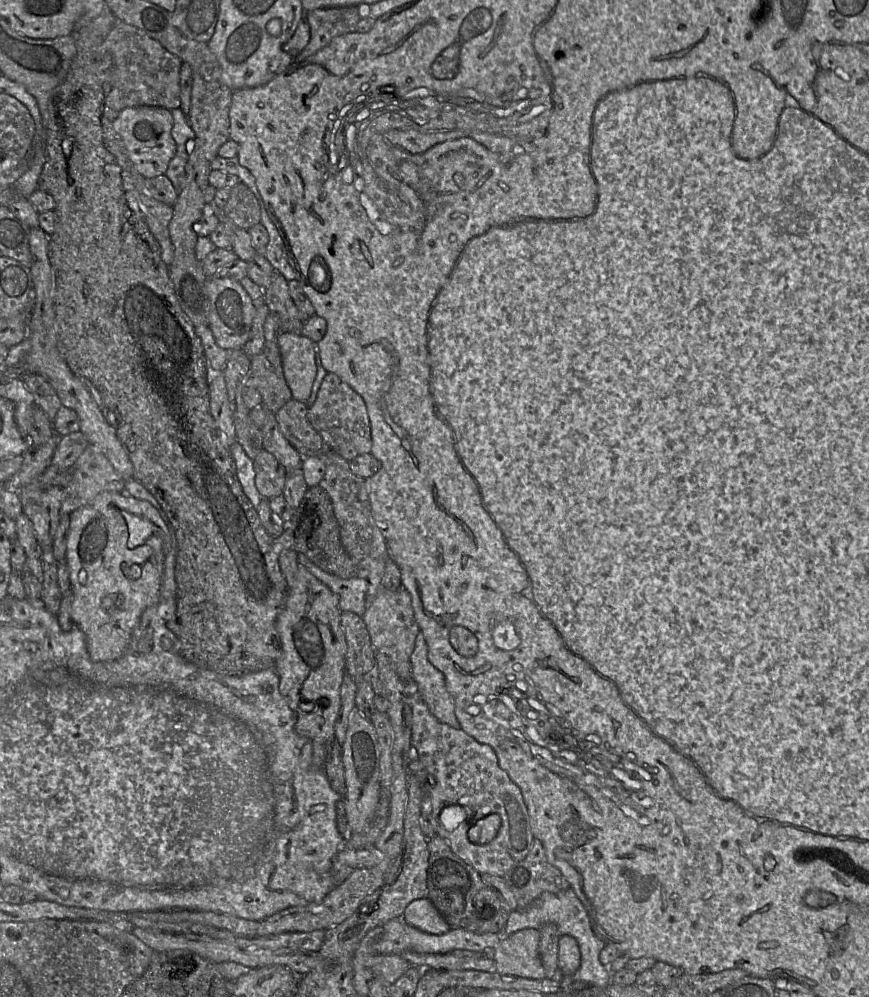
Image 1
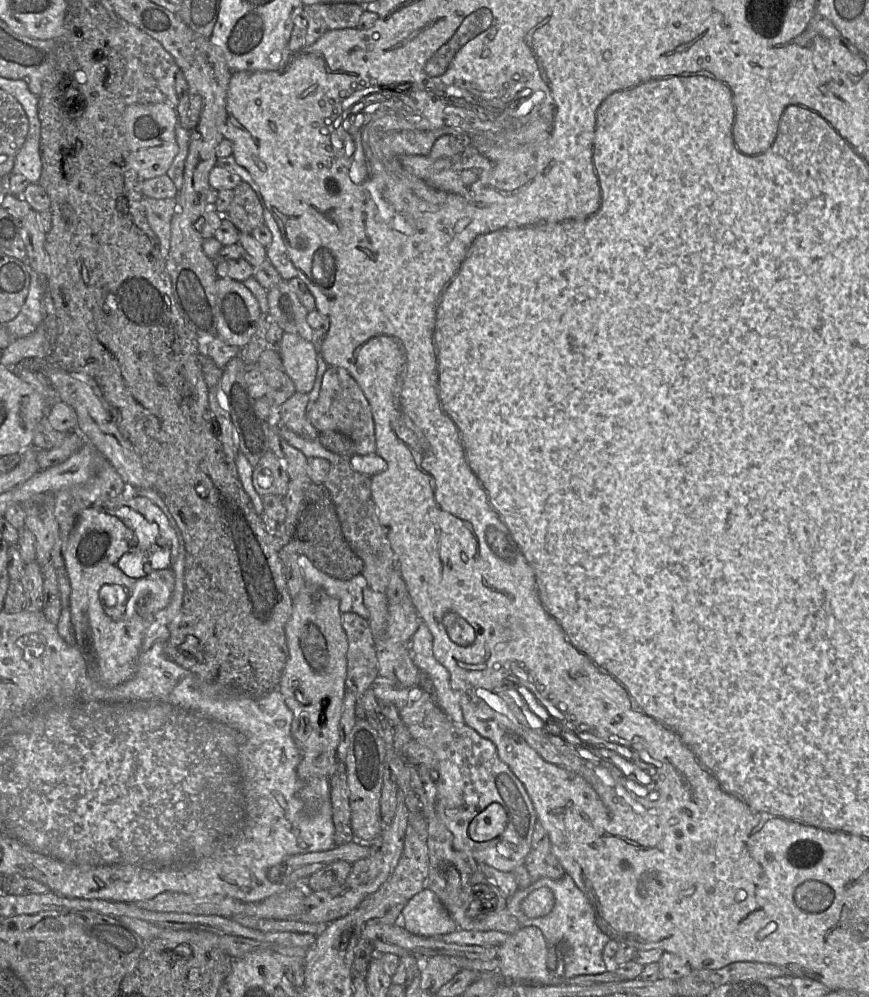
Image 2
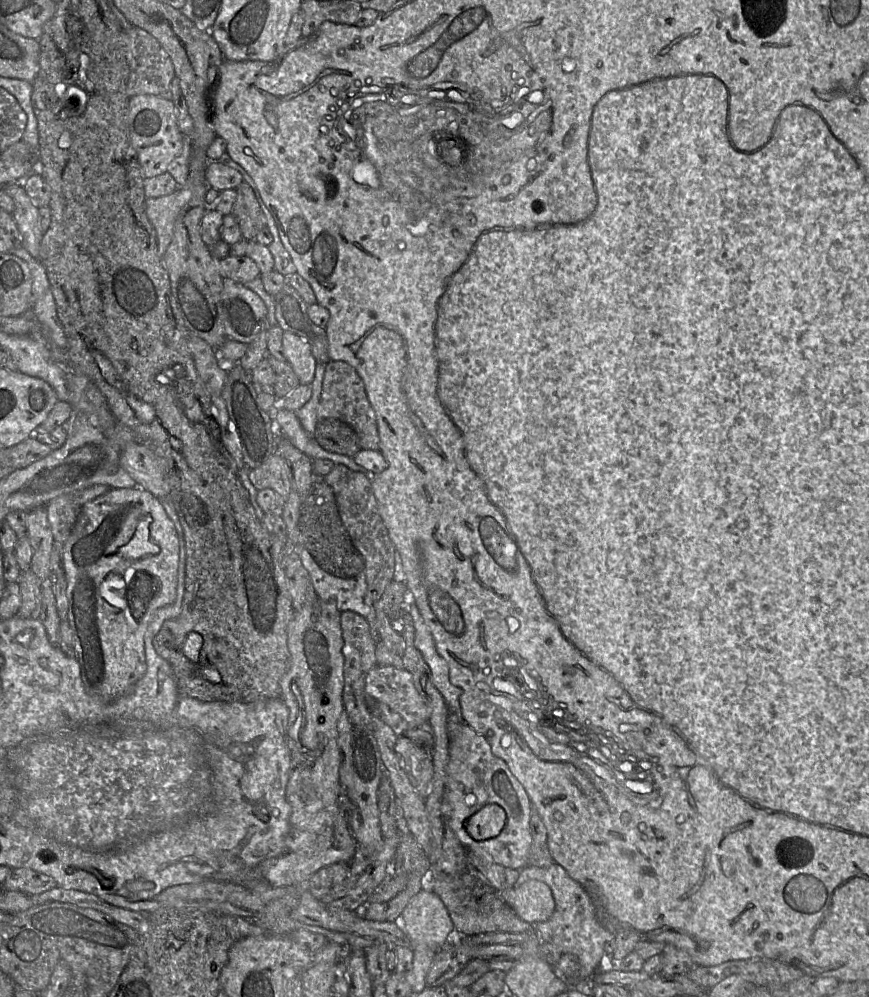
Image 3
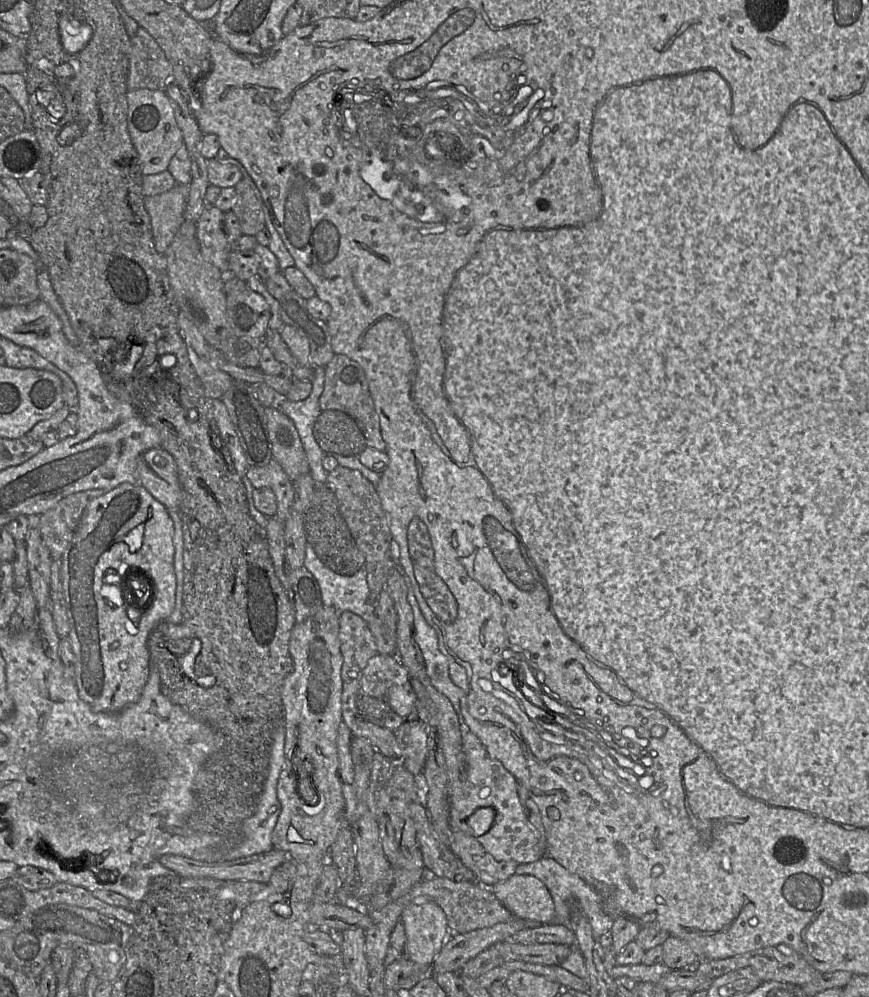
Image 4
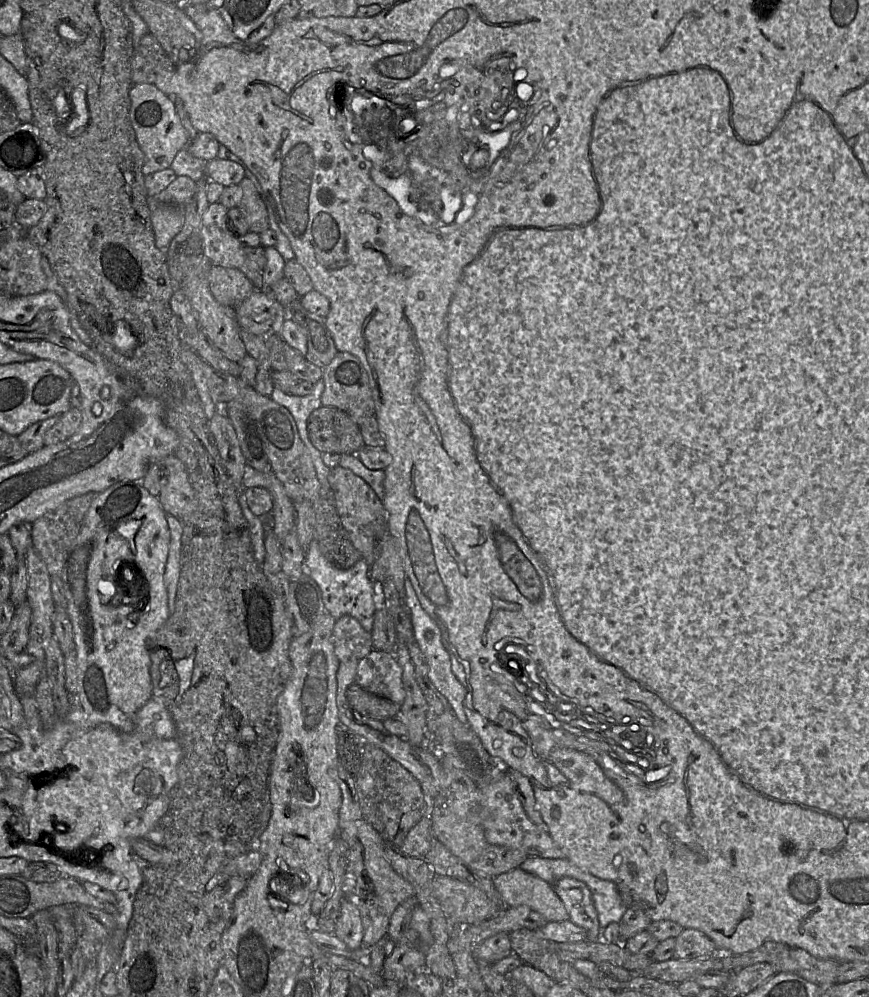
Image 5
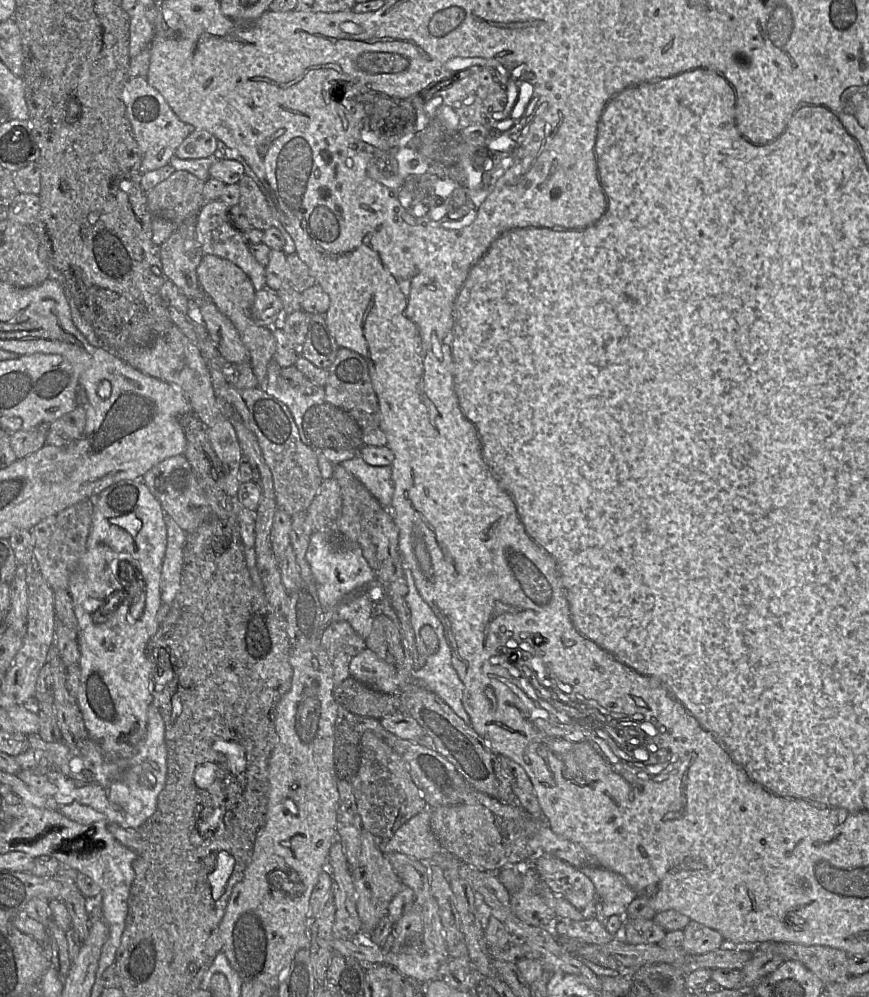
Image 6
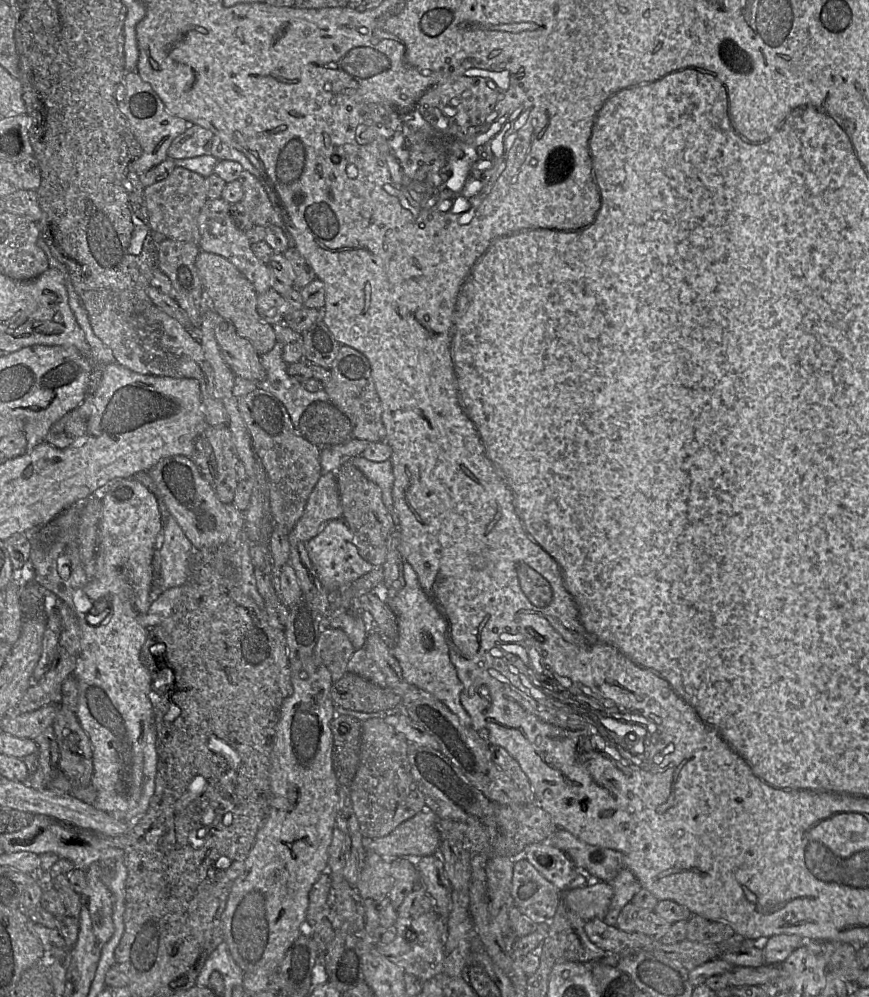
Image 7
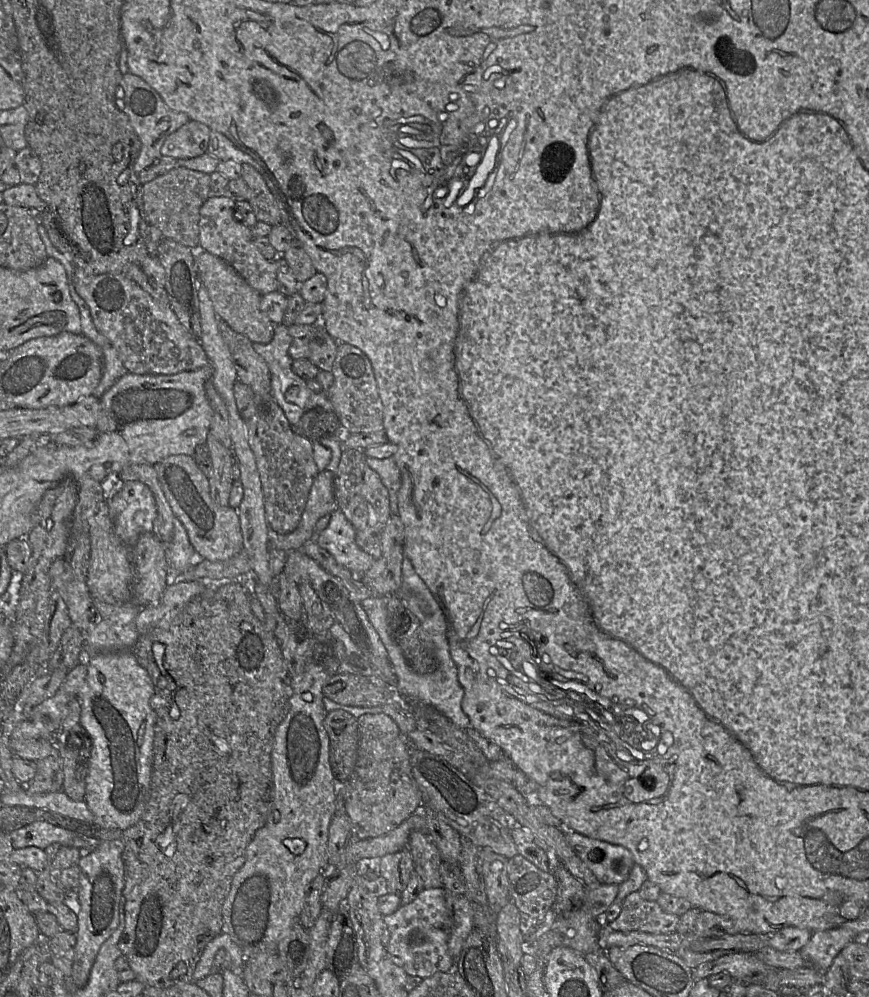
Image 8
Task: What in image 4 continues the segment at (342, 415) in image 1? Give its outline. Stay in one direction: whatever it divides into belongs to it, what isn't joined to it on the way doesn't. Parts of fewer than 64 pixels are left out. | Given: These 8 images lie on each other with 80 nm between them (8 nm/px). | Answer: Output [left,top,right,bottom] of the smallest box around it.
[319,354,386,451]

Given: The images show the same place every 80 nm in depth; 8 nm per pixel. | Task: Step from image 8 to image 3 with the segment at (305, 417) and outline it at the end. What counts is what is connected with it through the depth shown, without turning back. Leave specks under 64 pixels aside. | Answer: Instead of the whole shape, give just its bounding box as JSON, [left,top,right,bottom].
[314,419,361,457]

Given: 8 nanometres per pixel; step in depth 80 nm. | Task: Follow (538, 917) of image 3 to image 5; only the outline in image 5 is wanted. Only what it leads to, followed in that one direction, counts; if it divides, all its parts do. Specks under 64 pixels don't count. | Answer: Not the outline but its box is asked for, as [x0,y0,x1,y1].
[493,867,569,922]

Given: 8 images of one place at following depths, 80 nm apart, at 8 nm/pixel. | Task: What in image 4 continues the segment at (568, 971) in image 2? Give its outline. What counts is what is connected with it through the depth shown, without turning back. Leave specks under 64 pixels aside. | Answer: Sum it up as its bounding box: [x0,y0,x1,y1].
[515,856,615,941]

